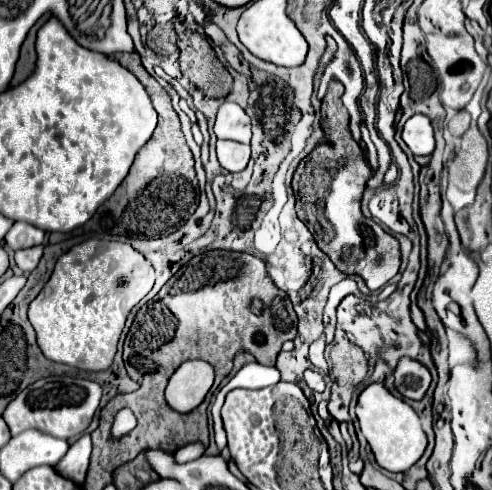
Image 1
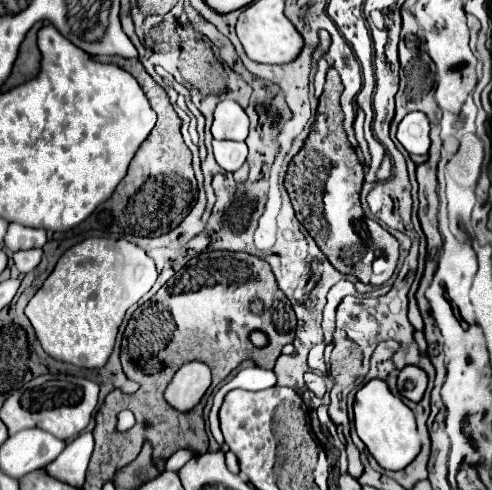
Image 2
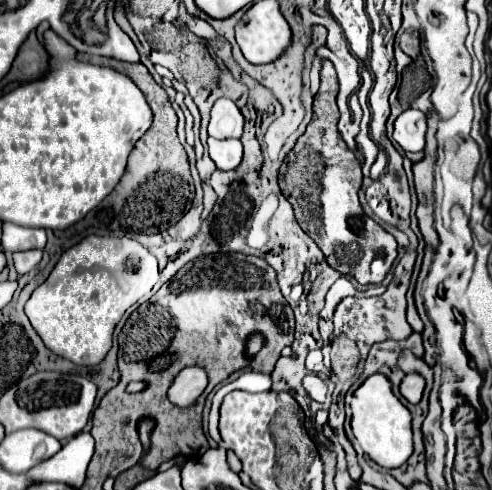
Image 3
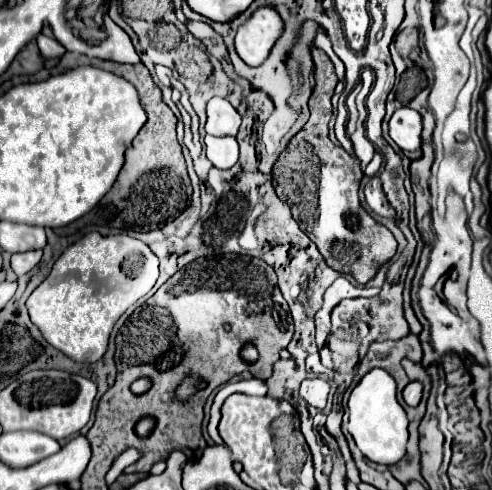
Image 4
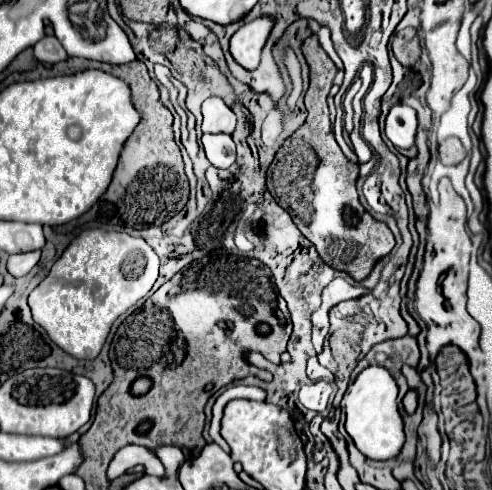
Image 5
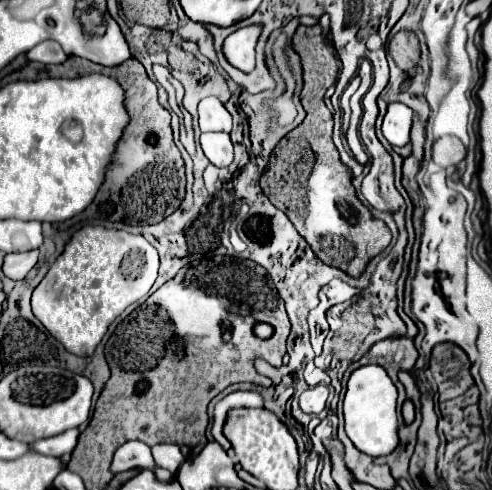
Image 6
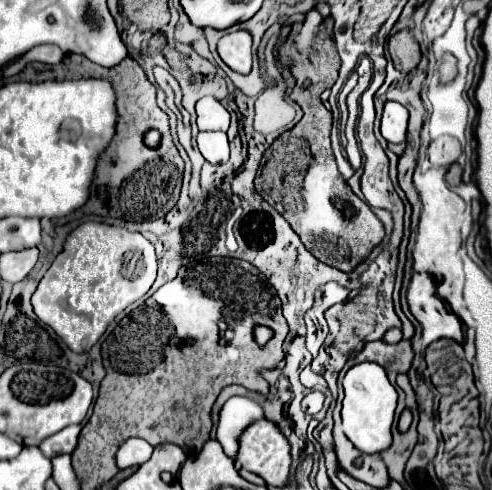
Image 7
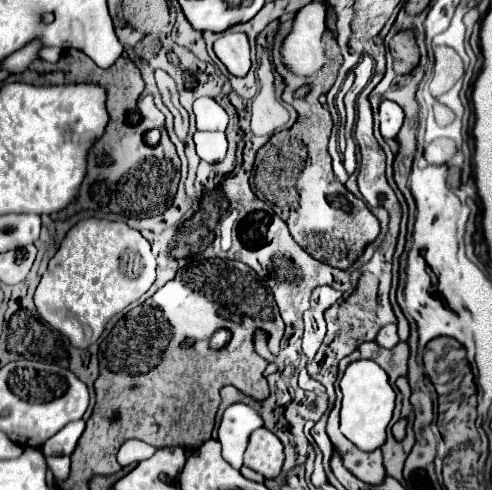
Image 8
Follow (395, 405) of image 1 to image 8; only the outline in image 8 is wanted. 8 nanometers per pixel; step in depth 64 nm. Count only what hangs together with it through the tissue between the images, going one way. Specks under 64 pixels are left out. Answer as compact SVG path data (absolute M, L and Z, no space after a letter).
M354 360L348 364L342 380L342 410L340 410L340 432L364 452L380 448L386 440L386 426L392 418L396 394L388 384L388 374L374 360Z

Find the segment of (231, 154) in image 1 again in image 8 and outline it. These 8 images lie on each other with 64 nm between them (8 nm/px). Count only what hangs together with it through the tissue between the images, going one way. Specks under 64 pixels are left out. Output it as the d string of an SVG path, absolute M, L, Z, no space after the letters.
M196 132L194 134L194 144L196 144L196 154L204 162L220 162L226 156L226 134L224 132Z

